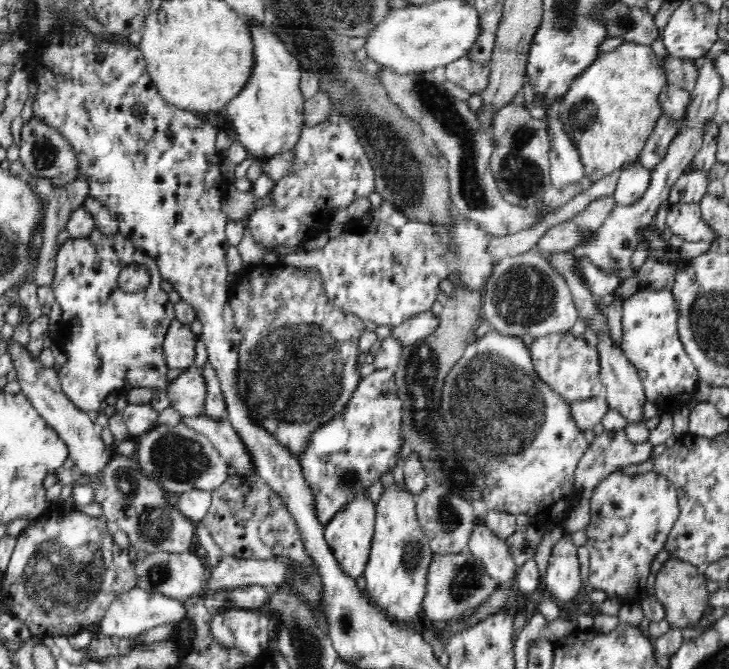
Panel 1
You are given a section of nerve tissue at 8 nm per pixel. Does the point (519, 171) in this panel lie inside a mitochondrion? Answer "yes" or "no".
yes

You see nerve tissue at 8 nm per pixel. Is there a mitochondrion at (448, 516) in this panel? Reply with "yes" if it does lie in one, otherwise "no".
yes

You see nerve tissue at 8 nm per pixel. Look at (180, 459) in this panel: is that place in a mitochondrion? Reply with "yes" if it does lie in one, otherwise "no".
yes

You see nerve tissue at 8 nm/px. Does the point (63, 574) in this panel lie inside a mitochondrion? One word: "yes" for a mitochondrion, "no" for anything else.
yes

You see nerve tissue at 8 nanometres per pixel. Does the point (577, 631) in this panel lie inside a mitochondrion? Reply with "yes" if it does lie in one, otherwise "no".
no

